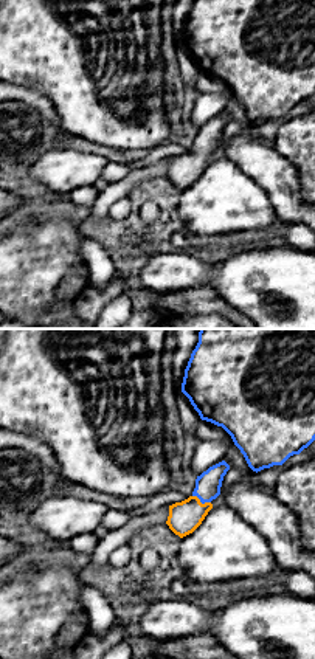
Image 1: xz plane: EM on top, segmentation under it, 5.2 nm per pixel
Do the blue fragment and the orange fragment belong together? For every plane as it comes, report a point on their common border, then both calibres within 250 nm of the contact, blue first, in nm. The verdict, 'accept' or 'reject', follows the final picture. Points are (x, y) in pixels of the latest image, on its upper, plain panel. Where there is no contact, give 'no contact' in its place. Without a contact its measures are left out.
meets blue at (202, 155); 130 nm thick on the blue side, 170 nm on the other

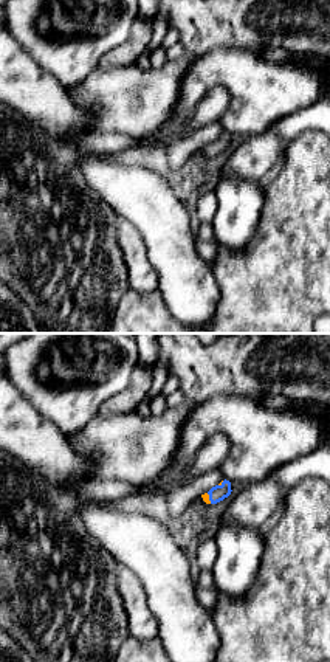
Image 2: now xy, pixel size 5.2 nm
meets blue at (209, 151); 90 nm thick on the blue side, 40 nm on the other

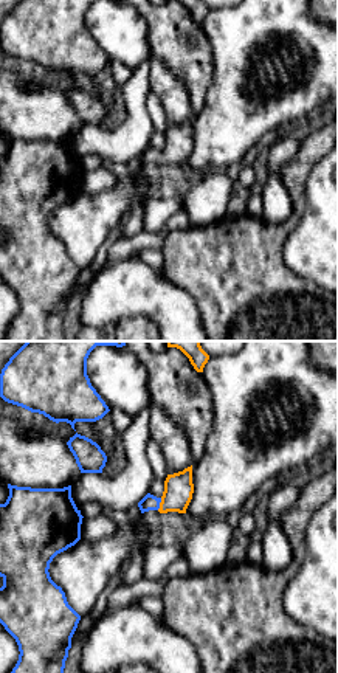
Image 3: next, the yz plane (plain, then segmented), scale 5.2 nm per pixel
meets blue at (158, 157); 80 nm thick on the blue side, 150 nm on the other

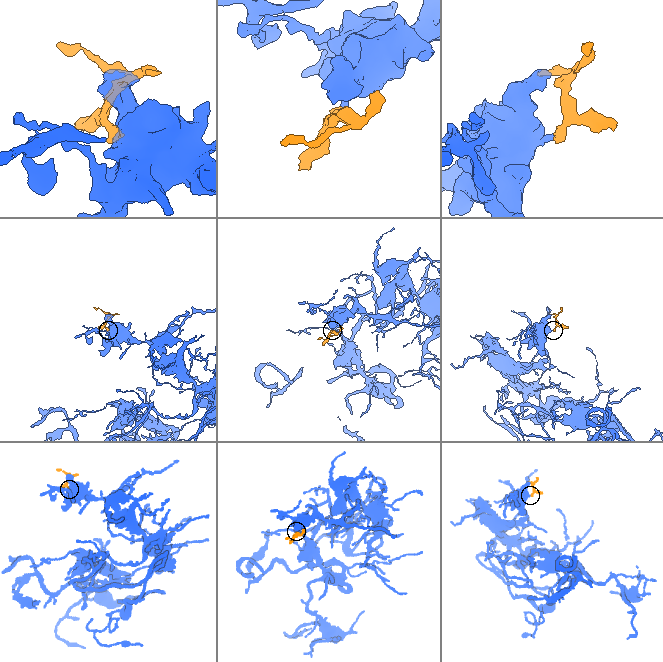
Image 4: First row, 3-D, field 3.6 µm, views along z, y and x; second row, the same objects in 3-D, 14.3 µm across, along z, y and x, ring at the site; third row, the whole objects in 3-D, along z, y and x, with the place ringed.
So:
accept

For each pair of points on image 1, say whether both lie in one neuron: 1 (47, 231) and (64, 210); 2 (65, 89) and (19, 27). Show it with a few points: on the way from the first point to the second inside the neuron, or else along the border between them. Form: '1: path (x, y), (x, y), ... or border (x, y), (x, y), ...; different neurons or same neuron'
1: border (84, 213), (79, 217), (34, 216), (24, 224); different neurons
2: path (65, 73), (34, 42); same neuron

